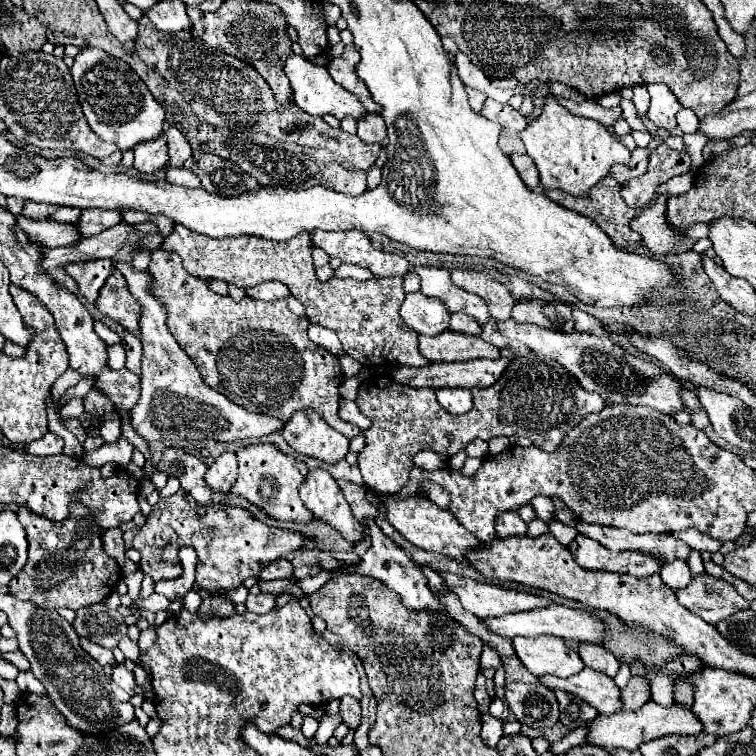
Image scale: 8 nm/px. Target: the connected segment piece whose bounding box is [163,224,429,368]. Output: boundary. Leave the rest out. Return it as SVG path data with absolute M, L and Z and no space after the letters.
M175 224L175 230L171 236L167 236L163 248L179 254L183 260L183 268L191 276L207 284L211 280L223 280L243 290L269 280L279 280L287 284L291 294L305 306L309 322L335 330L345 354L355 358L365 368L377 368L383 364L429 364L429 360L423 360L423 356L419 356L417 332L407 328L407 324L399 316L399 308L405 300L403 276L369 280L329 278L327 282L319 282L315 278L311 258L311 234L307 232L301 232L301 236L295 236L289 242L271 242L255 236L209 238Z

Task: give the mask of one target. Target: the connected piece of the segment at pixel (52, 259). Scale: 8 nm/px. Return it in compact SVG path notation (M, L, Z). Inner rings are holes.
M125 222L107 228L105 232L97 236L83 238L75 244L53 248L53 250L43 250L41 254L41 270L49 270L55 266L67 266L71 262L89 262L89 260L103 260L103 258L113 258L115 252L123 246L125 238L129 234L129 226Z

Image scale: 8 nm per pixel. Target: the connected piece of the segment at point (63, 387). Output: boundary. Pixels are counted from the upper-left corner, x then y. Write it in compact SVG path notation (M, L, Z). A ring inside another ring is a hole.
M71 368L65 372L65 374L61 374L59 378L57 378L57 382L53 384L53 388L51 388L51 394L53 394L53 400L55 400L55 404L57 404L57 400L59 400L59 396L63 396L69 388L73 388L77 382L81 380L81 376L79 374L75 374Z

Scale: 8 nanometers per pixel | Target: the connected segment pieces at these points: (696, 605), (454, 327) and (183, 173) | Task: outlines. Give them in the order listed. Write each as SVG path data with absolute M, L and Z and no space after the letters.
M709 574L693 578L687 588L677 592L677 600L709 624L717 624L719 620L749 608L749 602L739 596L729 582Z
M451 316L449 330L457 332L457 334L467 334L467 336L479 336L481 334L479 324L475 324L475 320L471 320L471 316Z
M167 168L167 182L177 184L177 186L185 186L185 188L197 188L199 186L199 178L185 168Z

